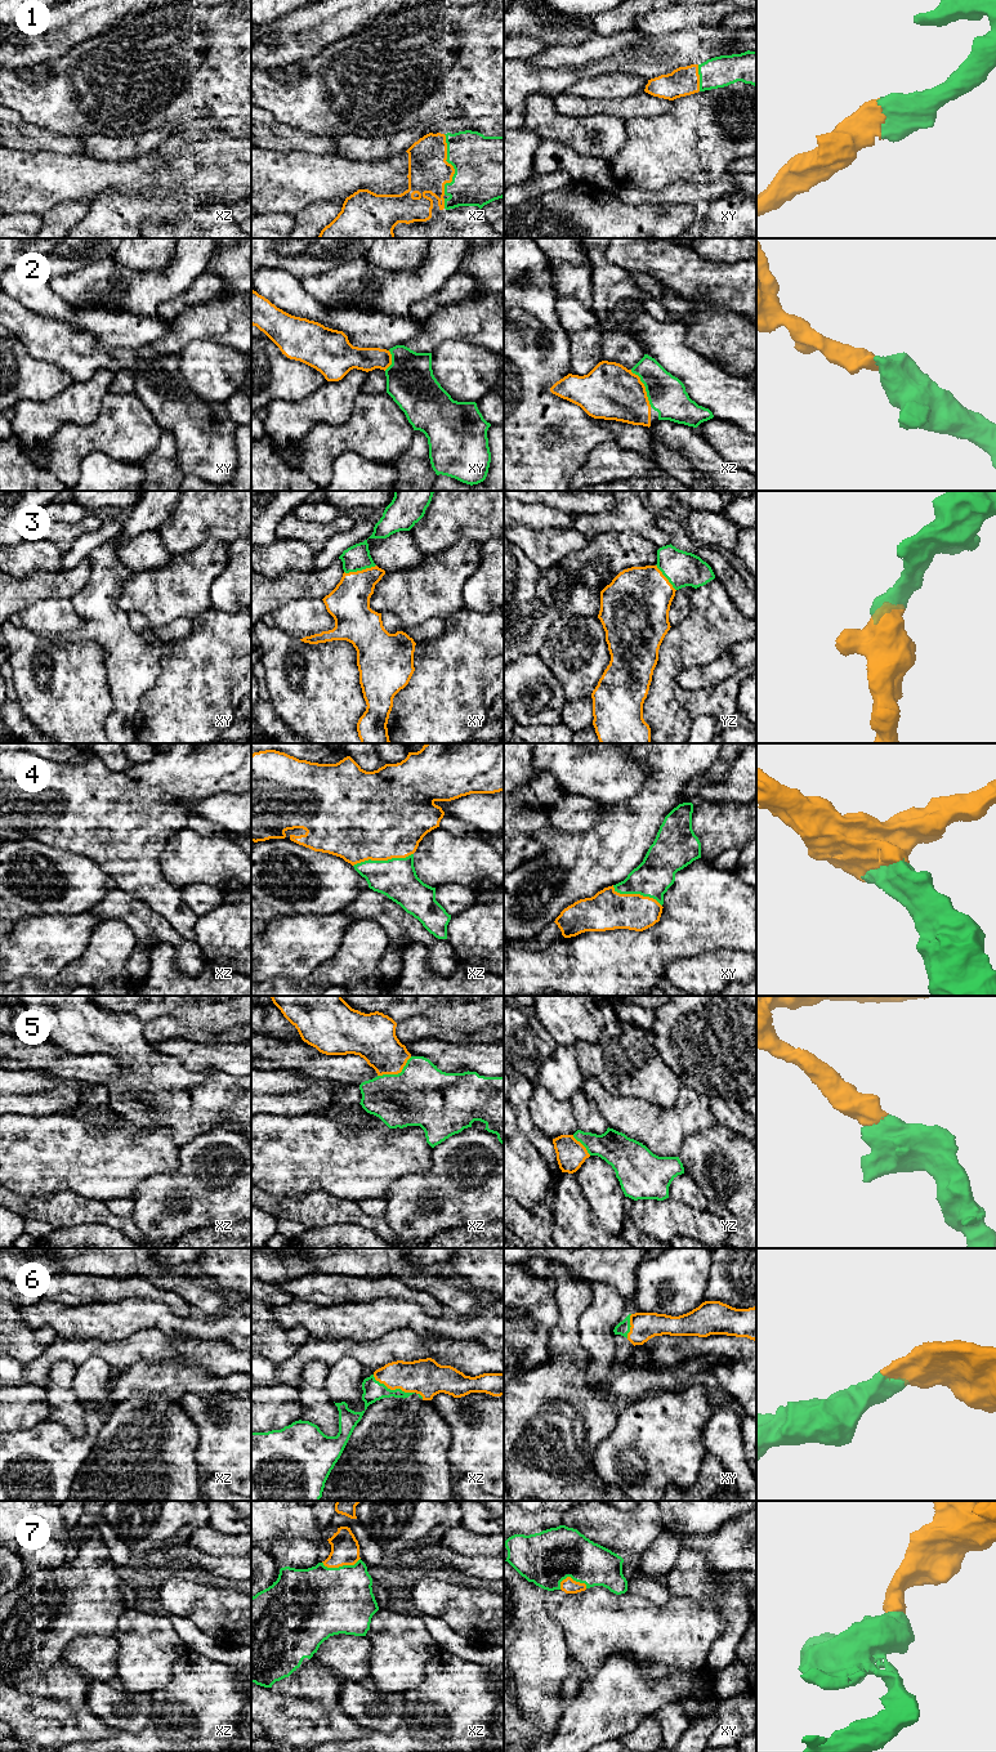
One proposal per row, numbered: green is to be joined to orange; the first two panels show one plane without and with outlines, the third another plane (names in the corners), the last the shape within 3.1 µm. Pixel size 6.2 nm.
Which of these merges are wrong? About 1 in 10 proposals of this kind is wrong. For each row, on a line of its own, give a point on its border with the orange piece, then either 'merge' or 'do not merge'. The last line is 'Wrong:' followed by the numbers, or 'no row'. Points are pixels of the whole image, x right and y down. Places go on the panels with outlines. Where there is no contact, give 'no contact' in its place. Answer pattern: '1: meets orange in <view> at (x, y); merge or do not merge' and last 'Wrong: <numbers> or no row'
1: meets orange in xz at (451, 165); merge
2: meets orange in xz at (644, 388); merge
3: meets orange in xy at (360, 571); merge
4: meets orange in xz at (383, 859); merge
5: meets orange in xz at (396, 1073); merge
6: meets orange in xz at (393, 1389); merge
7: meets orange in xz at (340, 1565); merge
Wrong: no row

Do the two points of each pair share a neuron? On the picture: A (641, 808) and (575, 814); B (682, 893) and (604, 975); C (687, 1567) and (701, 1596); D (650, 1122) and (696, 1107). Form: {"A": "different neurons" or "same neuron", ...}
{"A": "different neurons", "B": "same neuron", "C": "same neuron", "D": "same neuron"}

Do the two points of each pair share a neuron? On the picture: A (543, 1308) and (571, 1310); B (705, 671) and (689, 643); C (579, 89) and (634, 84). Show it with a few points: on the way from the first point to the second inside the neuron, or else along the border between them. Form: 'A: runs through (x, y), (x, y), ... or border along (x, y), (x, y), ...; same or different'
A: border along (553, 1290), (557, 1321), (546, 1337); different
B: border along (727, 648), (709, 662), (687, 666), (675, 680); different
C: runs through (593, 88), (620, 85); same

